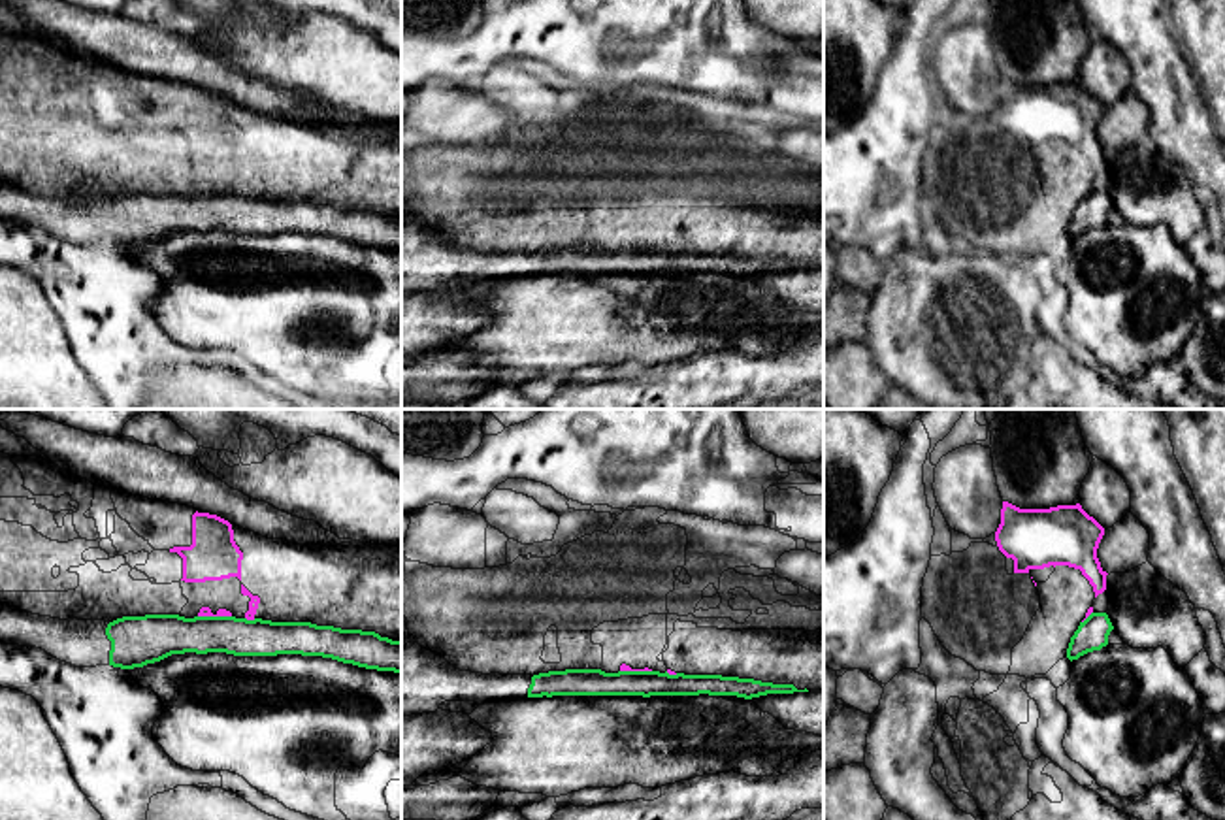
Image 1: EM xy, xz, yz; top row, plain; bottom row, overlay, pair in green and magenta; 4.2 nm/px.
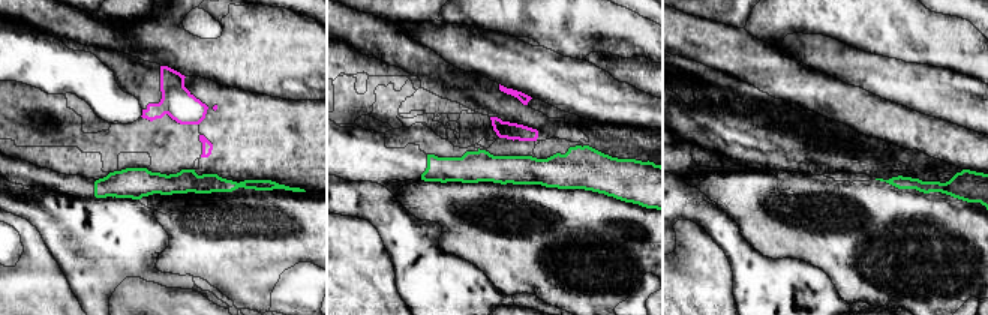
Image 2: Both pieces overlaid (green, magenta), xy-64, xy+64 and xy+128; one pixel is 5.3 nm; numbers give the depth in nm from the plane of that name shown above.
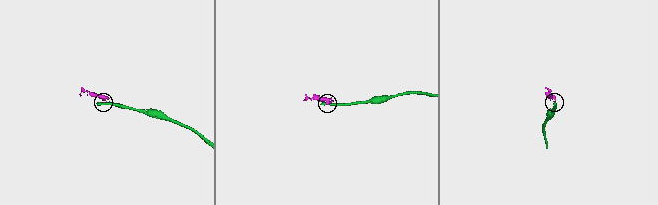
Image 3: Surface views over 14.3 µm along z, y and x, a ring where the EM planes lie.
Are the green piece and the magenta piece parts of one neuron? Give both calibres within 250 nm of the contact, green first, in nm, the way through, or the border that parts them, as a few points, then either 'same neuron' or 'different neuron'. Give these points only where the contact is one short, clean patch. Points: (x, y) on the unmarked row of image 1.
190/50 nm | different neuron

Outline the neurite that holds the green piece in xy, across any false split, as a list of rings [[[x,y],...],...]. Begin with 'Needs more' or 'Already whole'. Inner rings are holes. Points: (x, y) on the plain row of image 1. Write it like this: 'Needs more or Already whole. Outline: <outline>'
Needs more. Outline: [[[0,181],[0,221],[36,224],[75,245],[143,245],[172,232],[322,234],[401,251],[401,219],[375,209],[236,194],[145,192],[113,200],[51,196]]]

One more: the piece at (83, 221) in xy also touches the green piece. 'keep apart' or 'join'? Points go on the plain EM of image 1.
join

